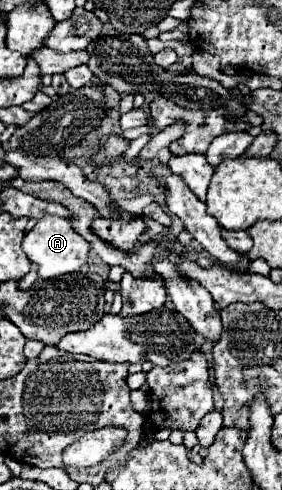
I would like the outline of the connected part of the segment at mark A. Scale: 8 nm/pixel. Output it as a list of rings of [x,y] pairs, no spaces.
[[[46,214],[42,220],[38,220],[38,224],[30,232],[26,232],[22,248],[30,258],[30,262],[38,264],[38,276],[46,280],[80,270],[86,264],[90,244],[72,228],[70,220]]]

